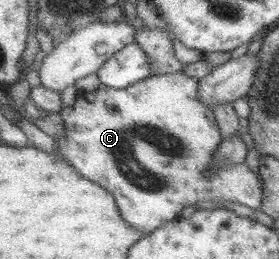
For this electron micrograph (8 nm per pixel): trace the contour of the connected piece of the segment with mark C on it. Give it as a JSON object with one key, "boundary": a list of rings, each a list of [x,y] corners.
{"boundary":[[[182,72],[150,75],[121,89],[113,89],[100,83],[97,88],[94,88],[90,92],[78,90],[74,103],[71,106],[62,107],[59,114],[63,122],[63,136],[57,141],[55,140],[55,145],[59,153],[74,167],[74,170],[82,178],[88,178],[90,182],[96,182],[98,186],[102,186],[104,190],[112,195],[120,213],[120,218],[124,222],[127,222],[134,230],[139,230],[147,235],[155,228],[162,226],[165,222],[178,219],[181,216],[180,210],[184,206],[190,206],[190,204],[202,202],[202,200],[237,202],[252,210],[261,206],[263,195],[262,181],[258,181],[258,178],[246,167],[245,163],[234,164],[233,162],[223,162],[223,164],[217,164],[213,160],[213,150],[217,149],[218,144],[221,142],[220,133],[218,131],[218,125],[216,125],[215,117],[213,116],[213,109],[208,108],[203,102],[200,102],[199,98],[197,100],[197,79],[194,77],[188,77]]]}

